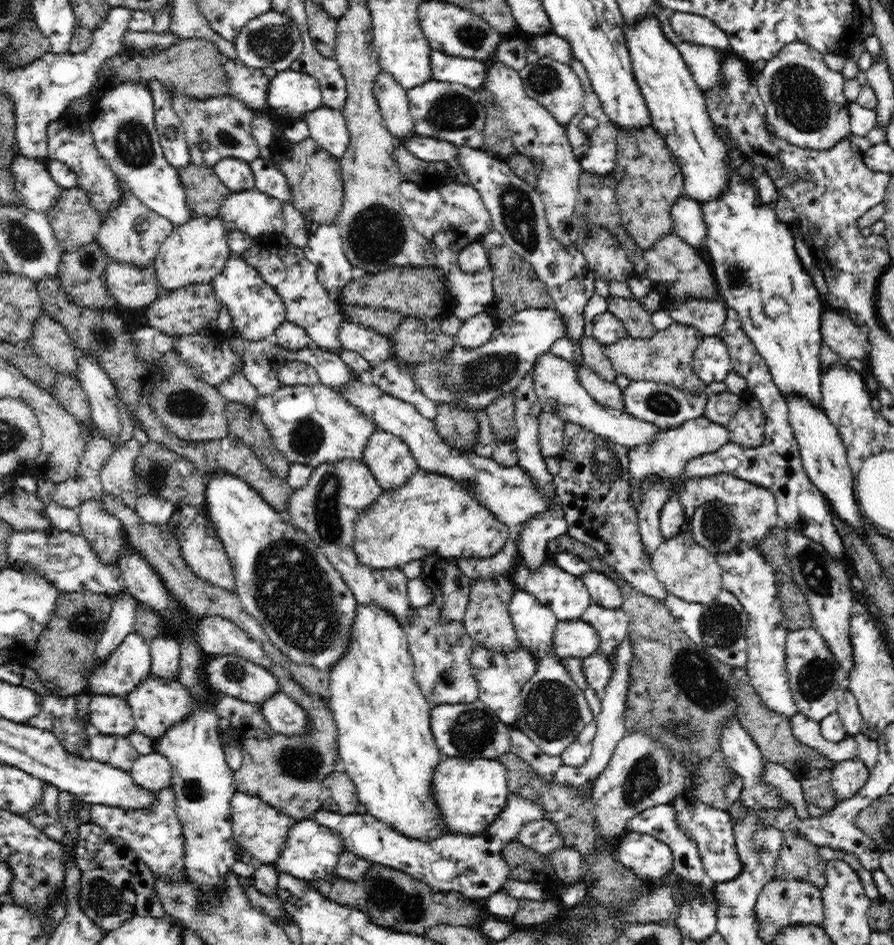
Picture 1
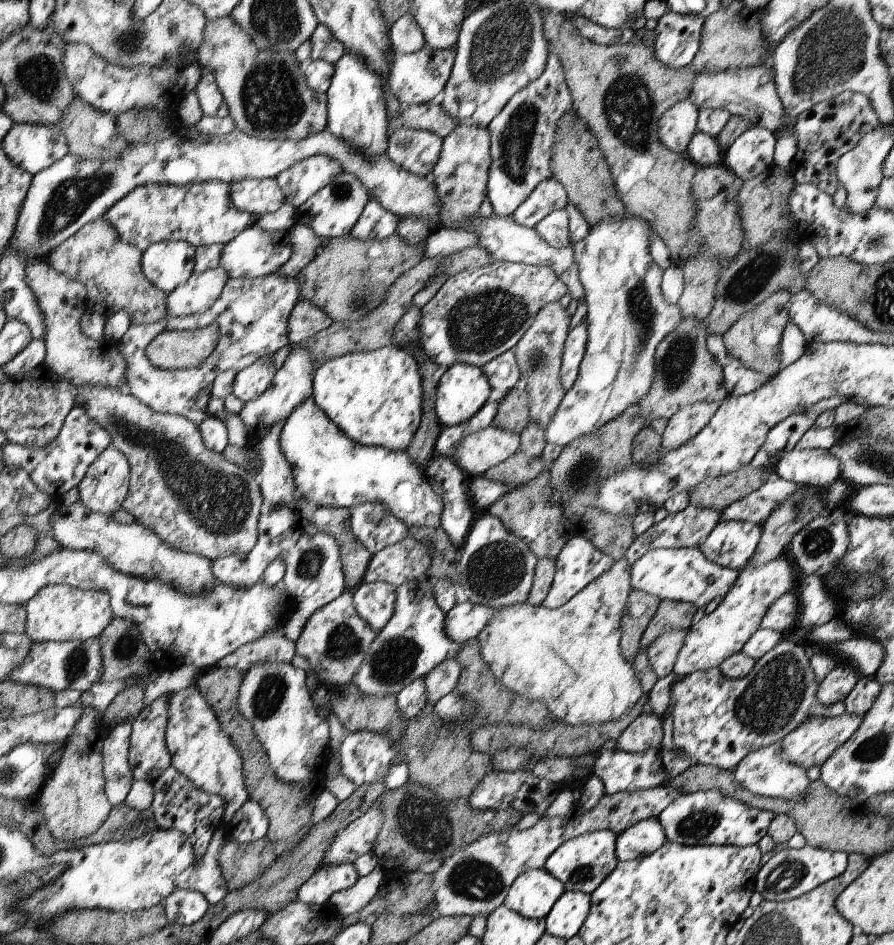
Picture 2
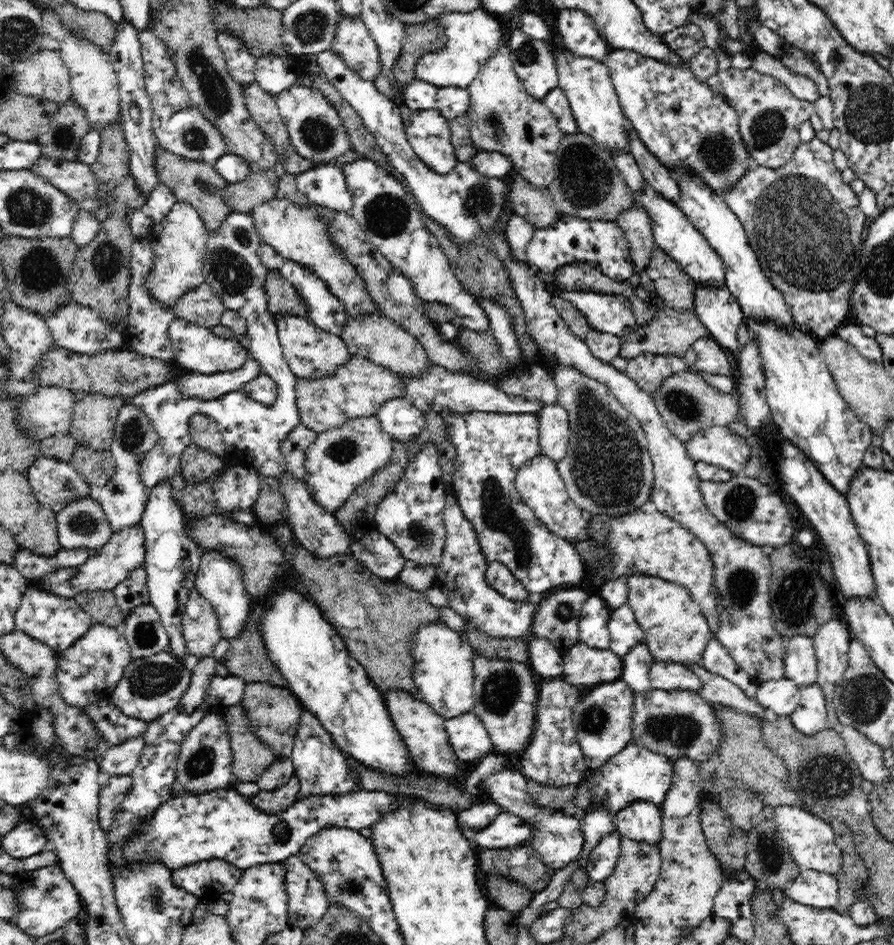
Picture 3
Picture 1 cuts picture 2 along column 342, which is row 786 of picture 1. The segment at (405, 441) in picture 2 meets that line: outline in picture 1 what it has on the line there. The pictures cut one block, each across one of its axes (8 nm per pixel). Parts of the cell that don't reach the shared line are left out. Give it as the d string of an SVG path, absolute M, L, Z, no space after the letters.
M357 605L356 618L353 619L352 630L350 630L348 650L340 656L340 660L330 668L328 673L330 689L328 707L334 715L337 728L339 768L344 770L350 777L350 780L355 784L359 804L362 804L366 808L366 814L378 818L380 822L392 827L394 831L406 836L408 839L430 843L441 838L442 835L447 833L447 829L442 825L444 824L442 815L440 815L440 811L436 809L436 803L434 803L434 795L432 795L432 774L434 774L434 770L440 764L443 756L436 746L435 738L431 731L432 704L427 701L415 679L415 666L411 651L409 650L408 634L400 627L398 621L390 613L384 611L384 609L380 609L376 605Z

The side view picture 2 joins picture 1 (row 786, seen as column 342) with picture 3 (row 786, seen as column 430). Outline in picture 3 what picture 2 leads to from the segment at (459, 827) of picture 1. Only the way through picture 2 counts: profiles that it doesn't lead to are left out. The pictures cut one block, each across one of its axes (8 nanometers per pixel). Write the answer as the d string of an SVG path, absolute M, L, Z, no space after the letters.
M509 765L502 772L494 772L488 776L486 785L490 793L490 800L495 801L501 807L502 812L510 813L514 816L521 816L521 819L532 828L532 842L530 846L540 855L542 862L550 870L560 870L576 862L584 848L584 835L580 831L579 821L576 817L568 816L562 811L553 811L551 808L536 805L535 801L528 795L528 778L514 765Z

